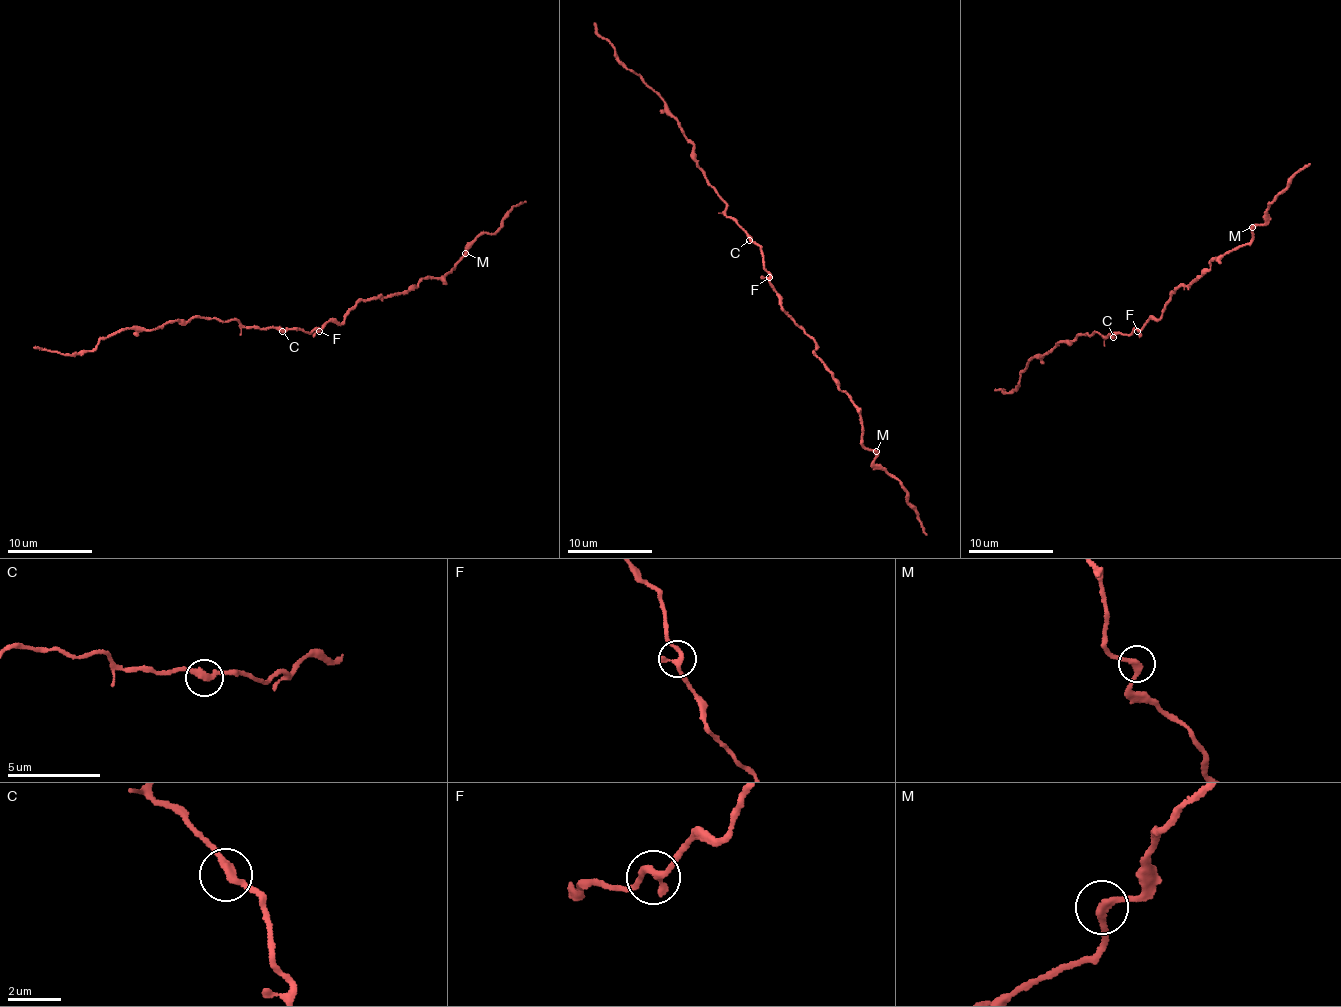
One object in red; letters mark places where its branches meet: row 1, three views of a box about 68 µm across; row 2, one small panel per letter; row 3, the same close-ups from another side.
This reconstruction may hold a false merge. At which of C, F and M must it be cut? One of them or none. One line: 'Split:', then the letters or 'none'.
Split: none

